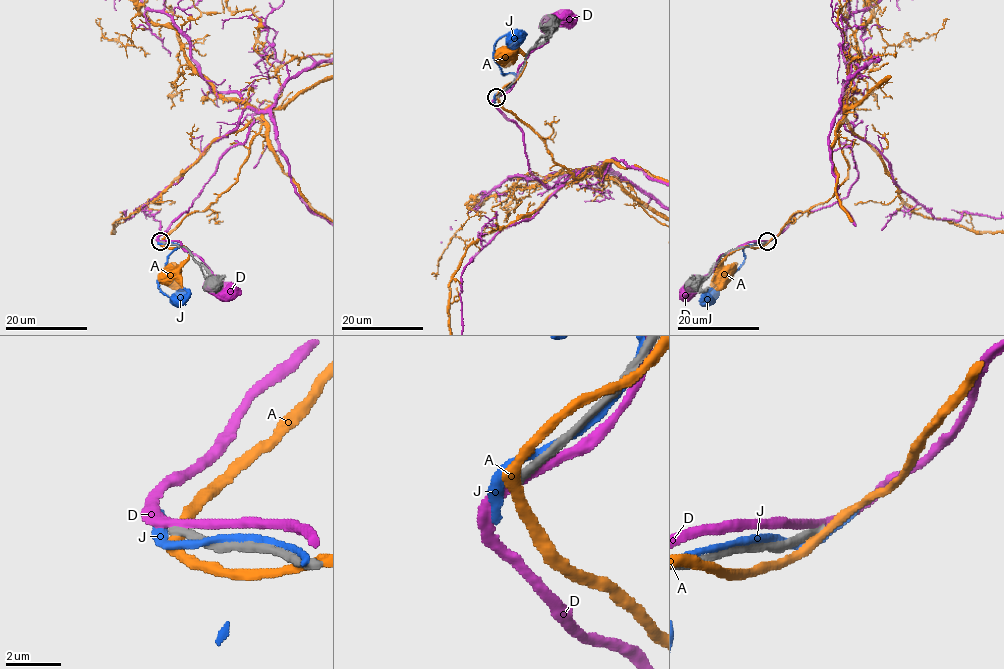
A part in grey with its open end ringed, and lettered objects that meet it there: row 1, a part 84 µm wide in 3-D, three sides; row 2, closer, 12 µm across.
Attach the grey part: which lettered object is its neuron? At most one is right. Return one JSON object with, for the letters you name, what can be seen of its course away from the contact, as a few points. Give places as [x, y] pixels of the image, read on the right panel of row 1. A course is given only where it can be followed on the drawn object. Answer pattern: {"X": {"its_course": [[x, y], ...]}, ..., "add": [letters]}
{"add": []}

